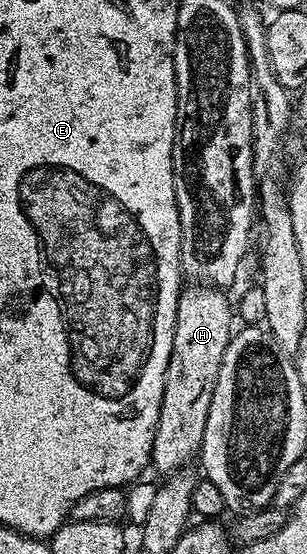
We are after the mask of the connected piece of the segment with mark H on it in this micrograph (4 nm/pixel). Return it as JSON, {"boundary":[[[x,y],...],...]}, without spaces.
{"boundary":[[[189,286],[181,293],[181,297],[177,300],[177,317],[175,318],[175,334],[171,342],[171,358],[167,362],[167,374],[163,382],[163,402],[159,406],[159,422],[155,426],[155,442],[153,443],[153,459],[151,461],[152,467],[158,468],[161,474],[172,474],[174,472],[182,471],[189,463],[198,459],[201,443],[203,442],[203,430],[207,430],[207,410],[211,410],[211,394],[215,394],[215,382],[219,382],[219,366],[223,366],[223,354],[229,345],[229,339],[234,334],[235,325],[235,308],[229,300],[225,297],[224,291],[211,288],[208,286]]]}

